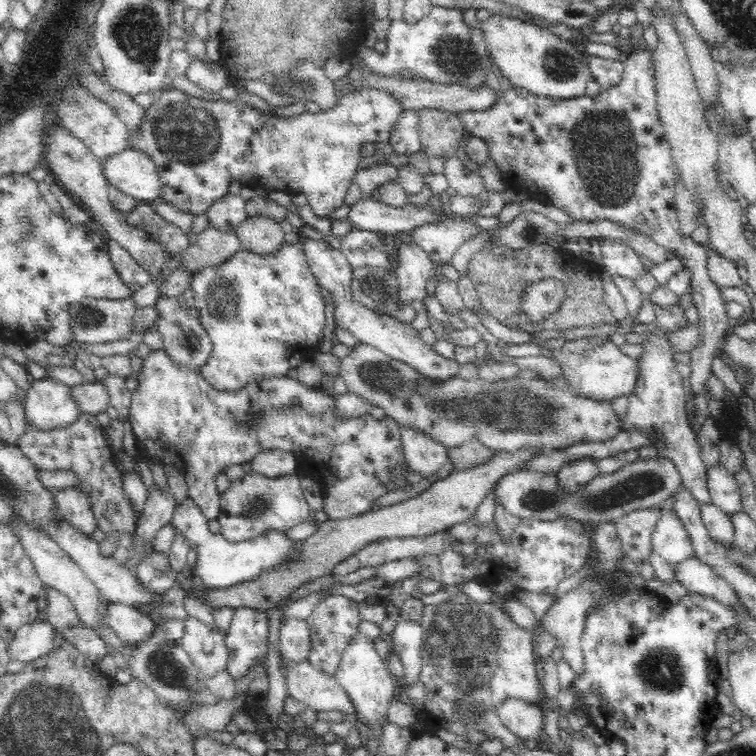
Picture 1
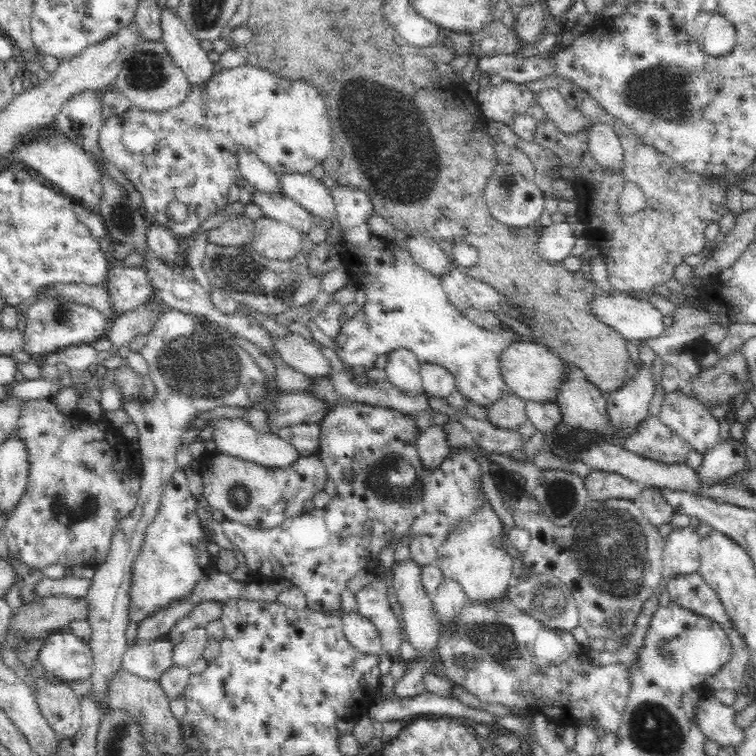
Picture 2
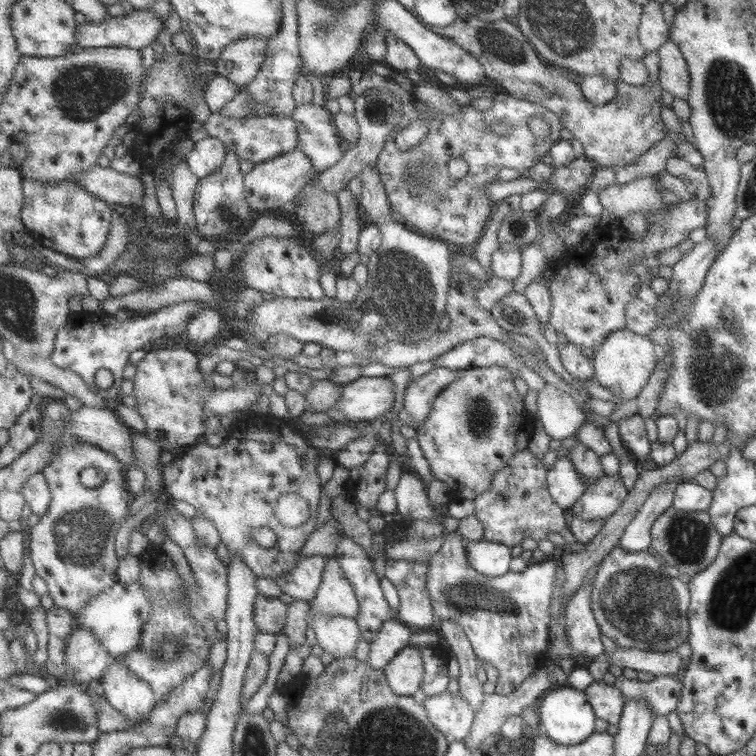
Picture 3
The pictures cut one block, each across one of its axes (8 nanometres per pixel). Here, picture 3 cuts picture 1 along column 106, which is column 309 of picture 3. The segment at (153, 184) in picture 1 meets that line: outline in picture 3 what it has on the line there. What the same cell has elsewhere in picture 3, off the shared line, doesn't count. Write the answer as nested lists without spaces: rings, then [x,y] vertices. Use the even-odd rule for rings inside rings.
[[[301,149],[281,154],[278,157],[254,165],[246,175],[246,195],[249,204],[259,213],[280,208],[283,210],[300,196],[300,192],[316,176],[314,162]]]

